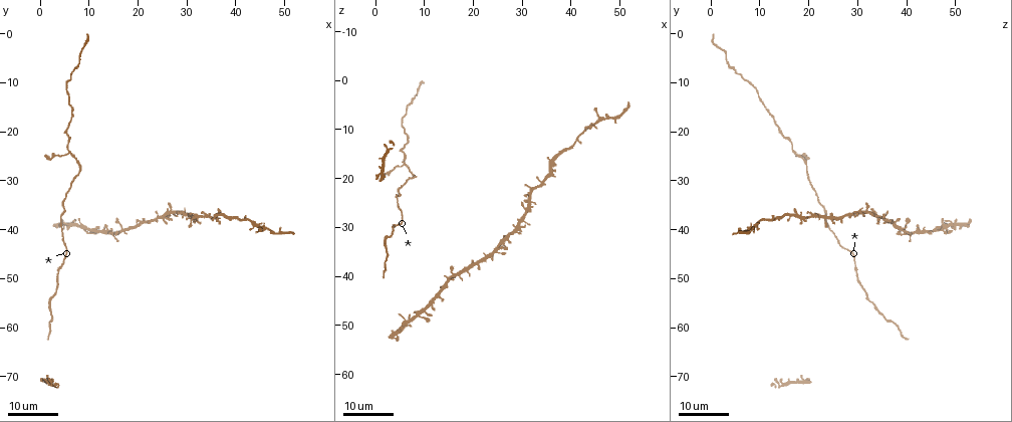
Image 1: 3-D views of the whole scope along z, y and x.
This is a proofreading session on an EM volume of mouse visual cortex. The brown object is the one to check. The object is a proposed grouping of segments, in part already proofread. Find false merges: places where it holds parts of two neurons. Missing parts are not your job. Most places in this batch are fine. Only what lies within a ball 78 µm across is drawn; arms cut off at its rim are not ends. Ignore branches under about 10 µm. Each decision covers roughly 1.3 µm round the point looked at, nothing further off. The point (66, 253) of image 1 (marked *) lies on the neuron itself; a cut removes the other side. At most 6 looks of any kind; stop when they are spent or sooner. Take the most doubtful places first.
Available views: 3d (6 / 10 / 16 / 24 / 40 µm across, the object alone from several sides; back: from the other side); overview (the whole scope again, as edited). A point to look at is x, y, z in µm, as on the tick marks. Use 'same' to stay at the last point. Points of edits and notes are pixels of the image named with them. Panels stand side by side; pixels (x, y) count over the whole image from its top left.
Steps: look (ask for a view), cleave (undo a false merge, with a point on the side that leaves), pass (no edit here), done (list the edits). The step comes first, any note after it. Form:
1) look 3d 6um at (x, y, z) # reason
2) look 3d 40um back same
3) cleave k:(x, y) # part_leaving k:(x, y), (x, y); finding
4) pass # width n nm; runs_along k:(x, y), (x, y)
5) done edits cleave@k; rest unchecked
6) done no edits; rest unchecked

look 3d 16um at (6.5, 24.0, 17.5)

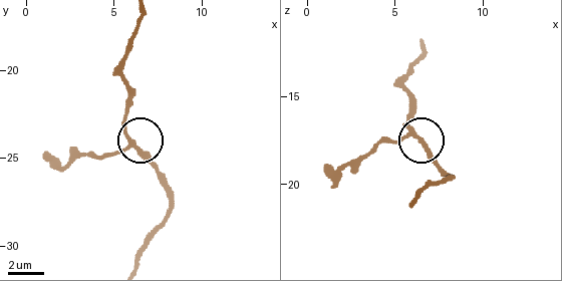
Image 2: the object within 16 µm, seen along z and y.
look 3d 6um at (6.1, 24.2, 17.1)

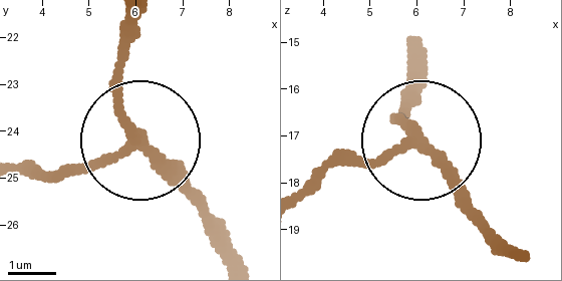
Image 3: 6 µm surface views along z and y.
pass # width 210 nm; runs_along 3:(513, 250), (422, 147), (405, 94); all the same neuron

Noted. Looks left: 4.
look 3d 24um at (16.0, 40.0, 39.5)

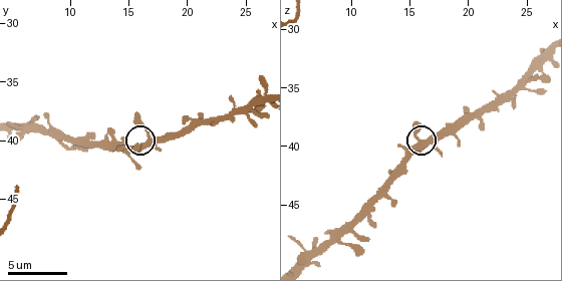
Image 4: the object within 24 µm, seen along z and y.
look 3d 6um at (16.2, 40.2, 39.6)

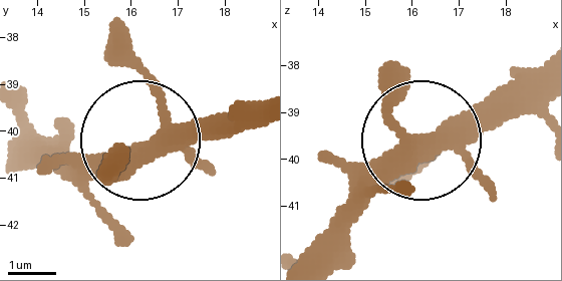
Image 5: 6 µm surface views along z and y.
pass # arms 5; one neuron here

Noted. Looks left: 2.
look 3d 16um at (43.0, 38.0, 10.0) # thick turns thin

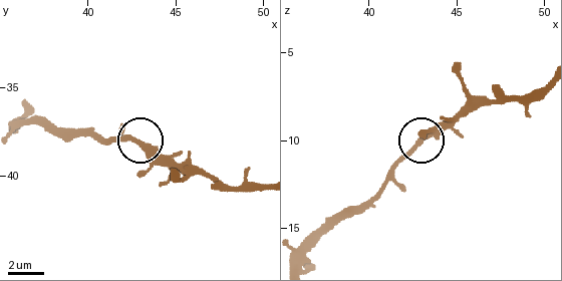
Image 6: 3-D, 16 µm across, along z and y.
look 3d 6um at (42.9, 38.0, 10.2)

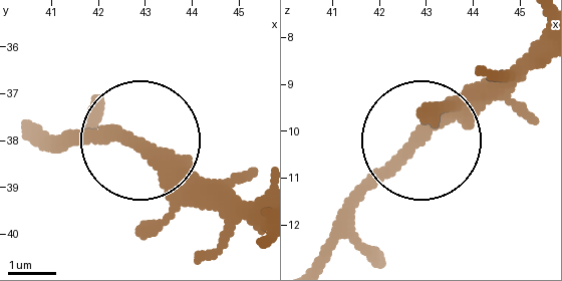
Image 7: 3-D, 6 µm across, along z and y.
pass # width 280 nm; runs_along 7:(31, 126), (139, 138), (219, 215); one neuron here

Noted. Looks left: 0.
done no edits; rest unchecked

